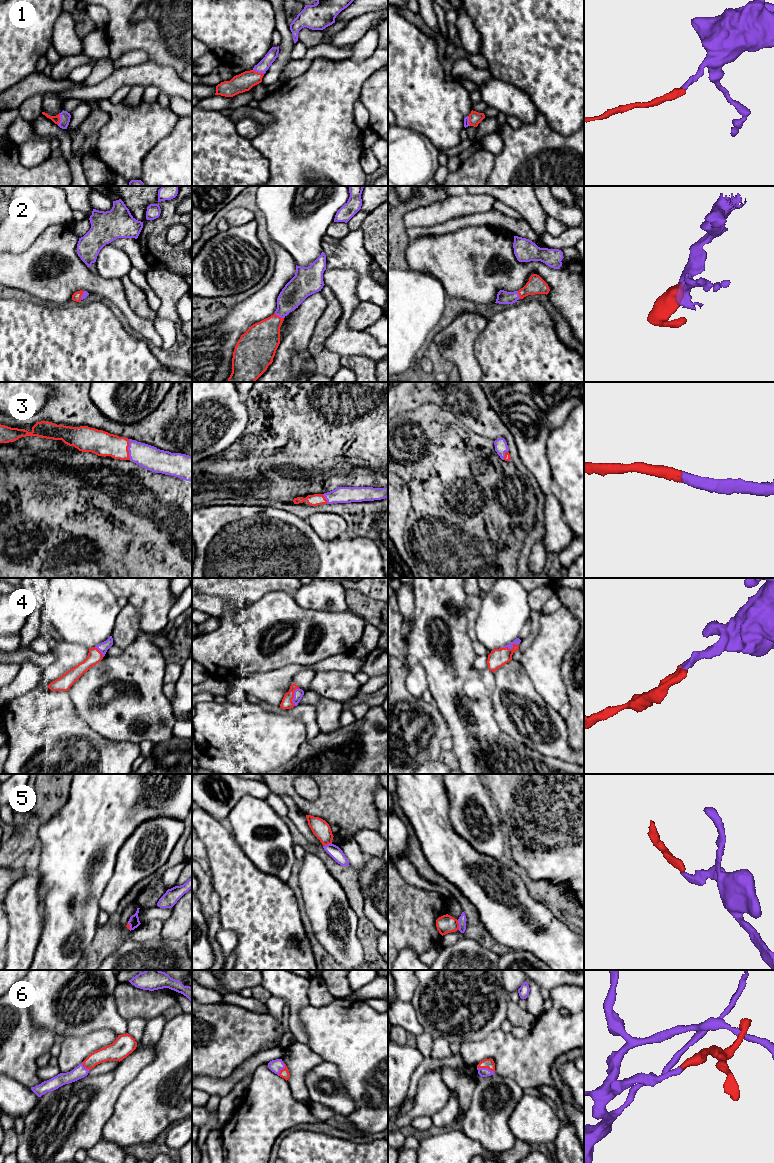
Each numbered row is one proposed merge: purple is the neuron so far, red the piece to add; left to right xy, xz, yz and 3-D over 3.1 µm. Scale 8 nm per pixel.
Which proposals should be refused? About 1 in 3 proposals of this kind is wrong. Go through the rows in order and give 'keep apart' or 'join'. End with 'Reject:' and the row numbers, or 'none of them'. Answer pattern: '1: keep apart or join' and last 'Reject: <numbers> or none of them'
1: join
2: join
3: join
4: join
5: keep apart
6: join
Reject: 5

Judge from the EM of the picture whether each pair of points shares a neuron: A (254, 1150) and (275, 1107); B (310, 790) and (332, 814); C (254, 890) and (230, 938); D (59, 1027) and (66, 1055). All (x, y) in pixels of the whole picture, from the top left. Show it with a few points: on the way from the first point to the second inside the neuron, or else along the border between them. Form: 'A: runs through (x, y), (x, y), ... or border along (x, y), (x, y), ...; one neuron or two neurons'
A: runs through (254, 1139), (254, 1128), (264, 1118); one neuron
B: border along (295, 788), (306, 799), (319, 796); two neurons
C: border along (221, 927), (232, 930), (237, 935), (234, 950); two neurons
D: border along (86, 1034), (83, 1036), (65, 1037), (63, 1039); two neurons

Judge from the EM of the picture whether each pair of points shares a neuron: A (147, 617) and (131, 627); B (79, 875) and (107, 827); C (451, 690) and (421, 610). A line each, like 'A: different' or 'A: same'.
A: different
B: same
C: same

